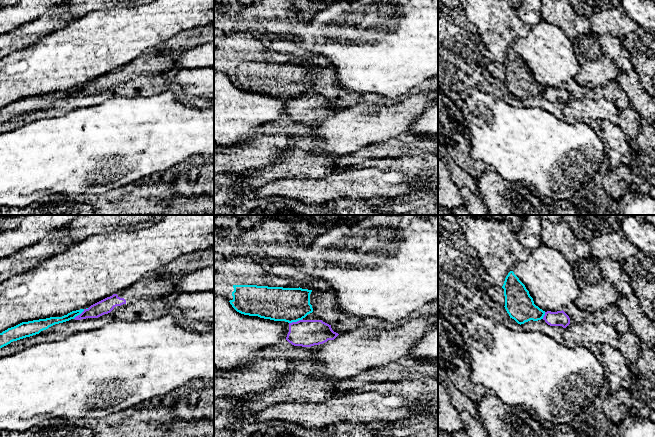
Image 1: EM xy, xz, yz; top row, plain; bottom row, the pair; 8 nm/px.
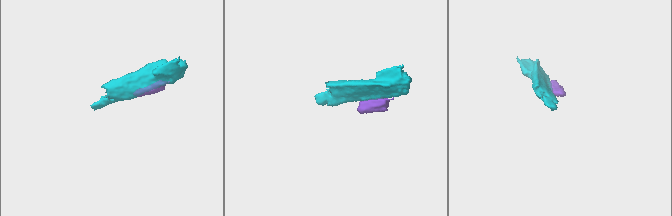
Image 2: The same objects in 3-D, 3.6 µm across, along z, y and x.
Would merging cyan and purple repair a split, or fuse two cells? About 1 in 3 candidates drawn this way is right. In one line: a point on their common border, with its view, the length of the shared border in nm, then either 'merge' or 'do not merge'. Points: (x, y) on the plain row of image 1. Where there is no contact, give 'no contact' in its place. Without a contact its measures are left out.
xz (295, 97) | 120 nm | do not merge

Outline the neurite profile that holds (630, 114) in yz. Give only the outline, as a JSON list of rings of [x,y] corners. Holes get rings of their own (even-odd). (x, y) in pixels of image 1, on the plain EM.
[[[628,107],[619,113],[618,125],[624,132],[627,139],[631,142],[637,136],[641,125],[644,123],[640,114],[632,107]]]

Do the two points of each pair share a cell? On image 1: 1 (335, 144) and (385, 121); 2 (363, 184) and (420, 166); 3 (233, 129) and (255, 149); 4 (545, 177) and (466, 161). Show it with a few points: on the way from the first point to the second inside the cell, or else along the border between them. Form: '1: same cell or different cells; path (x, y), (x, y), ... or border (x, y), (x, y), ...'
1: same cell; path (347, 132), (361, 125), (373, 124)
2: same cell; path (377, 178), (388, 178), (406, 174)
3: different cells; border (254, 136), (241, 143), (224, 146)
4: different cells; border (468, 148), (475, 159), (485, 164)

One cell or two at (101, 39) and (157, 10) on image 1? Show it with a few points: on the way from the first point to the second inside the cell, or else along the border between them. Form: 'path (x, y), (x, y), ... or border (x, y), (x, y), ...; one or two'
path (115, 36), (138, 29), (143, 24); one

